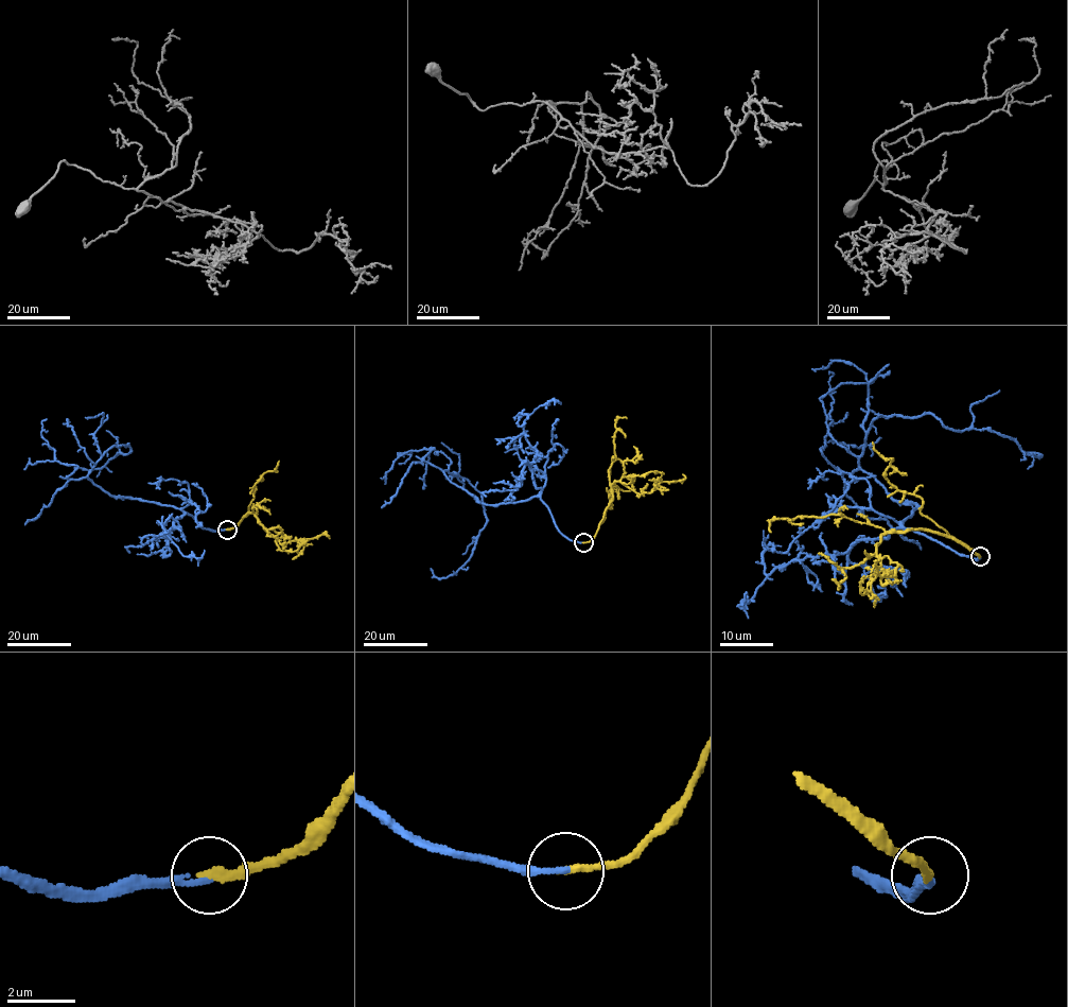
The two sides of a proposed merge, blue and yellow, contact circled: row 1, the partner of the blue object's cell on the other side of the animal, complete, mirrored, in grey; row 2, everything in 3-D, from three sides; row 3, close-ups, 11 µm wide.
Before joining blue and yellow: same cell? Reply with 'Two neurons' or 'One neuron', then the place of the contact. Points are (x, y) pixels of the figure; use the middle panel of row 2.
One neuron. Place: (583, 542)

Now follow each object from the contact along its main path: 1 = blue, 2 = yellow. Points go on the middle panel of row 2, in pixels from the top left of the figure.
1: (583, 542), (539, 497), (483, 504), (445, 470), (480, 495), (487, 521), (454, 573), (431, 568)
2: (583, 542), (595, 535), (615, 482), (640, 495), (650, 492), (662, 482), (682, 480), (683, 474)

